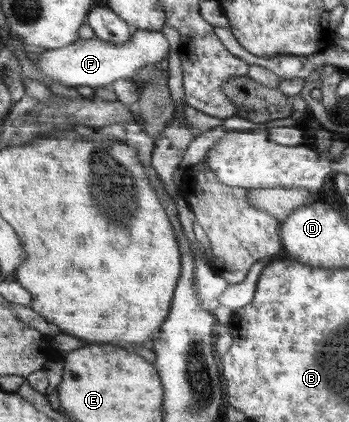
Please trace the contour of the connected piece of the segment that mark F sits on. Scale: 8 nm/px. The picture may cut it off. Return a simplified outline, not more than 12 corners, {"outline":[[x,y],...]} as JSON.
{"outline":[[161,31],[126,43],[96,37],[33,62],[66,87],[108,88],[168,57]]}

